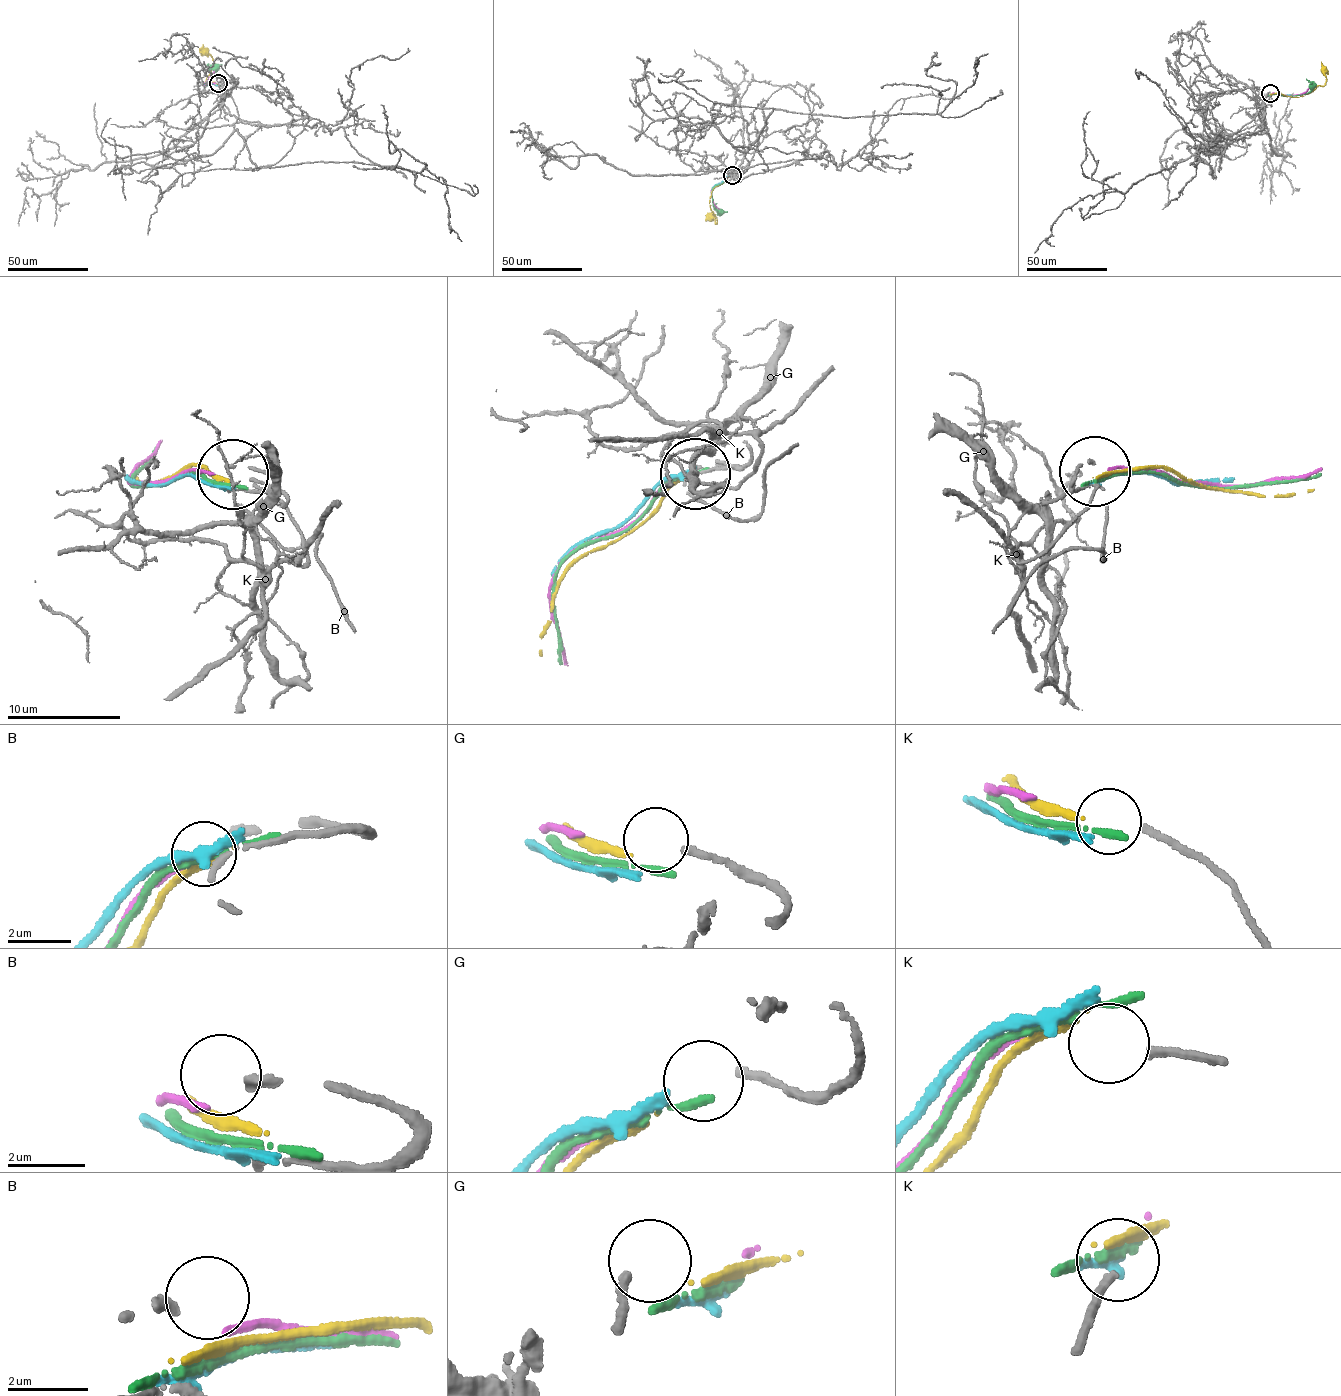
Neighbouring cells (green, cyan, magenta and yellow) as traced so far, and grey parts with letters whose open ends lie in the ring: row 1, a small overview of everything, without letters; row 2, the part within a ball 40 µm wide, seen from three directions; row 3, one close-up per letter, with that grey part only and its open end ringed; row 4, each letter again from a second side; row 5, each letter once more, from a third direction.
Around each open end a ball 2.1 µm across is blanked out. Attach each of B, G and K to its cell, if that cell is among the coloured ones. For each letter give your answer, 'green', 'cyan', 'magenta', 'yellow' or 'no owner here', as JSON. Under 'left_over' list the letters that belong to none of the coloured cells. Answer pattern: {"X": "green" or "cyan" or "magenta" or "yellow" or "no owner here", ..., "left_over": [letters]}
{"B": "no owner here", "G": "no owner here", "K": "no owner here", "left_over": ["B", "G", "K"]}

